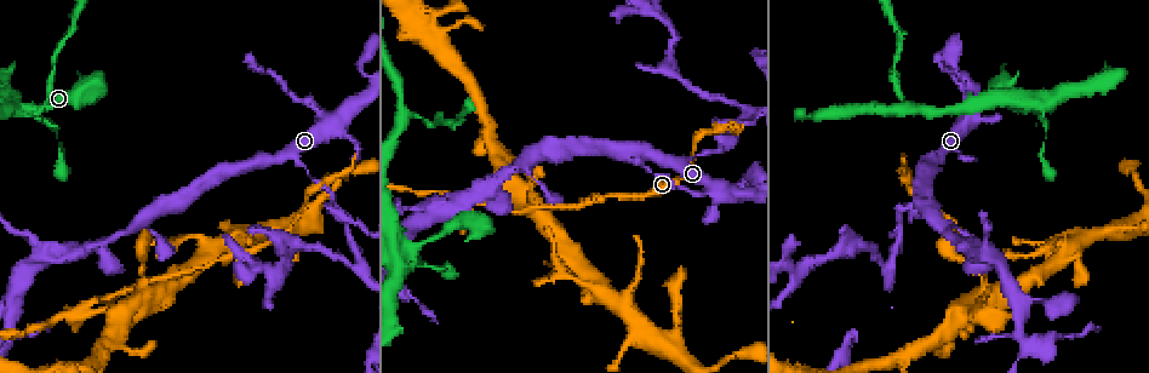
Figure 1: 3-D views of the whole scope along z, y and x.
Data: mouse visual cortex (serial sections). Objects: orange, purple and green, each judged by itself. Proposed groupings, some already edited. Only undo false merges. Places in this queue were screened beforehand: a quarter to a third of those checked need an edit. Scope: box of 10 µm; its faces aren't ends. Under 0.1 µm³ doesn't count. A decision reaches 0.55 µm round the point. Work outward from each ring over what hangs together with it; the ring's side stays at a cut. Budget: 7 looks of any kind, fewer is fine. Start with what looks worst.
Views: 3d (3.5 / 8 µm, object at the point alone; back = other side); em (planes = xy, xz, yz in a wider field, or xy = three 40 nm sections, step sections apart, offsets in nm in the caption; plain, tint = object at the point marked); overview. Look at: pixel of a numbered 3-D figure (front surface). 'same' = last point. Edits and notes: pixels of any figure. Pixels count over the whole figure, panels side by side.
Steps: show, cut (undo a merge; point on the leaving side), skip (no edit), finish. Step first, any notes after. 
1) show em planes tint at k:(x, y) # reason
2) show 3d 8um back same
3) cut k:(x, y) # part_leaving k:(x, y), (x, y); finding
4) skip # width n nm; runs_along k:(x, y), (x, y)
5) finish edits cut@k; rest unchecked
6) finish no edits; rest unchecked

show 3d 3.5um at 1:(898, 217) # a fork

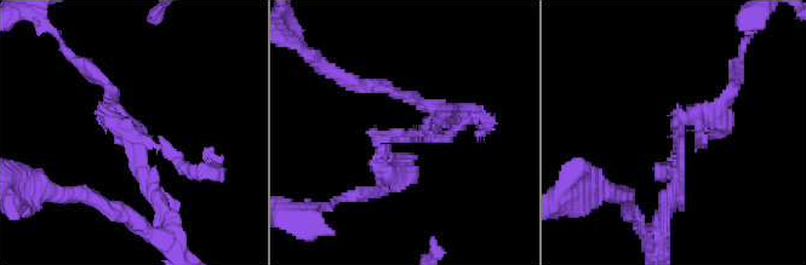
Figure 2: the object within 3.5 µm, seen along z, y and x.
show em xy step 1 tint at 2:(403, 134) # arms 3; arm_widths 100, 200, 200 nm

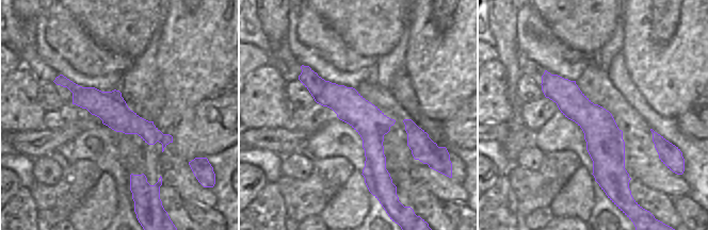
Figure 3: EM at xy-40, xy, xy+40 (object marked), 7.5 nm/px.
show em xy step 2 tint same # another direction

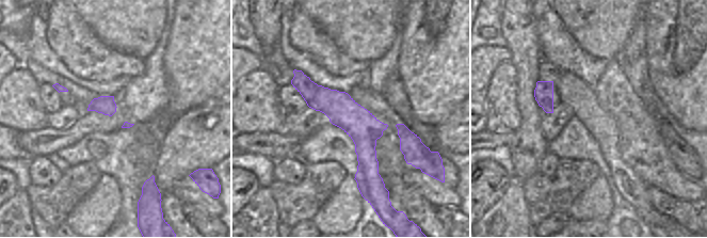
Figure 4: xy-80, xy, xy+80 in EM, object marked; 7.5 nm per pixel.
cut 2:(680, 156) # part_leaving 2:(686, 115), (666, 208); a second cell is stuck on

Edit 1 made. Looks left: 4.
show 3d 3.5um at 1:(404, 255) # abrupt turn

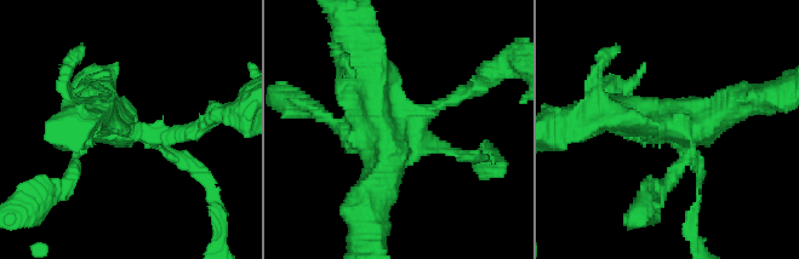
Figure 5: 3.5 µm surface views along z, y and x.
show em xy step 5 tint at 5:(399, 129) # shape alone is not enough

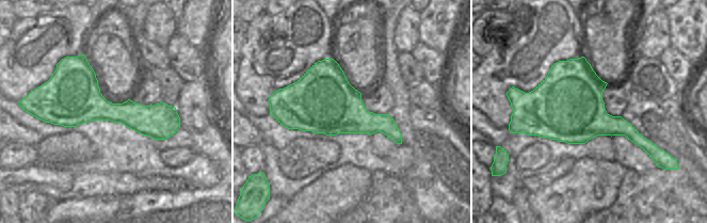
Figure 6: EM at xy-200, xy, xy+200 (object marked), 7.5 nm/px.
skip # runs_along 5:(464, 92), (387, 136), (367, 76); continuous, no second cell

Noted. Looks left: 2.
finish edits cut@2; rest unchecked

